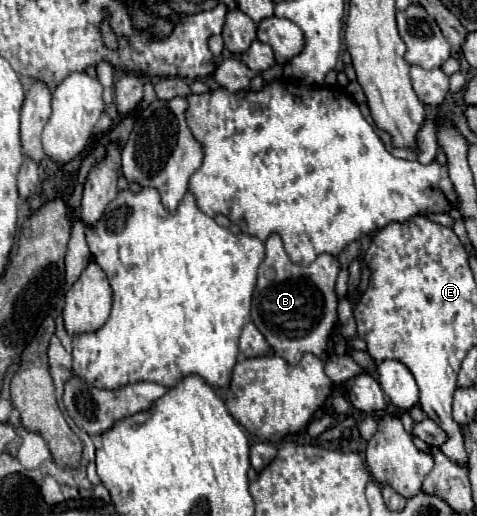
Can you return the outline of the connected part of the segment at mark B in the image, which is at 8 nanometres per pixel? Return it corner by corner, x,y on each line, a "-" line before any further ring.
272,234
266,240
266,258
258,268
258,284
252,298
252,322
264,334
274,354
296,366
304,354
328,358
328,342
338,326
336,278
340,262
332,254
320,254
310,266
290,262
282,240

